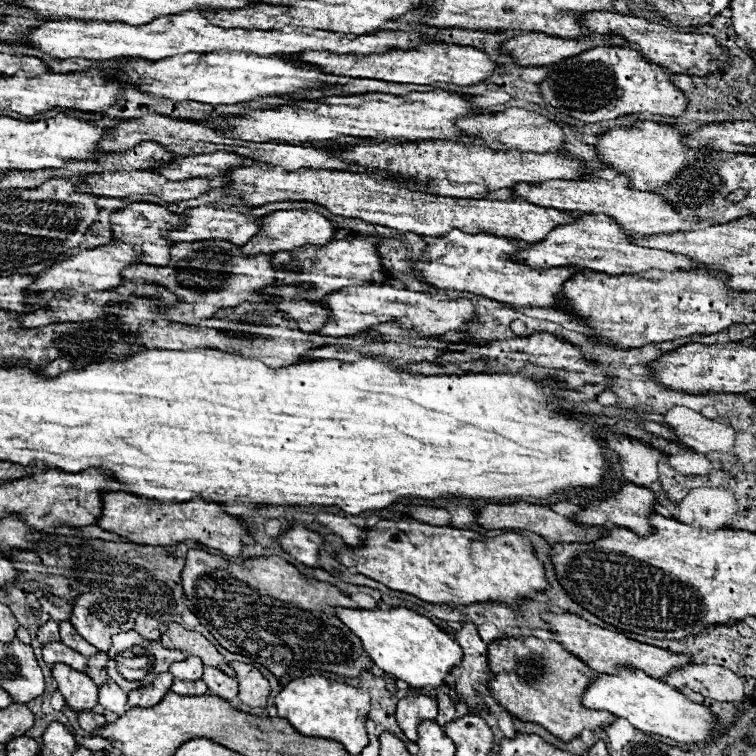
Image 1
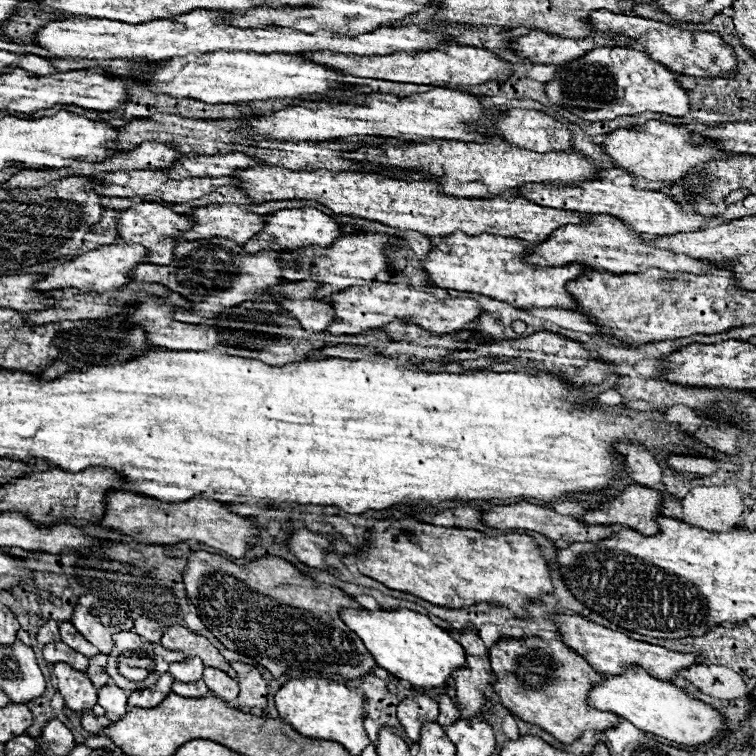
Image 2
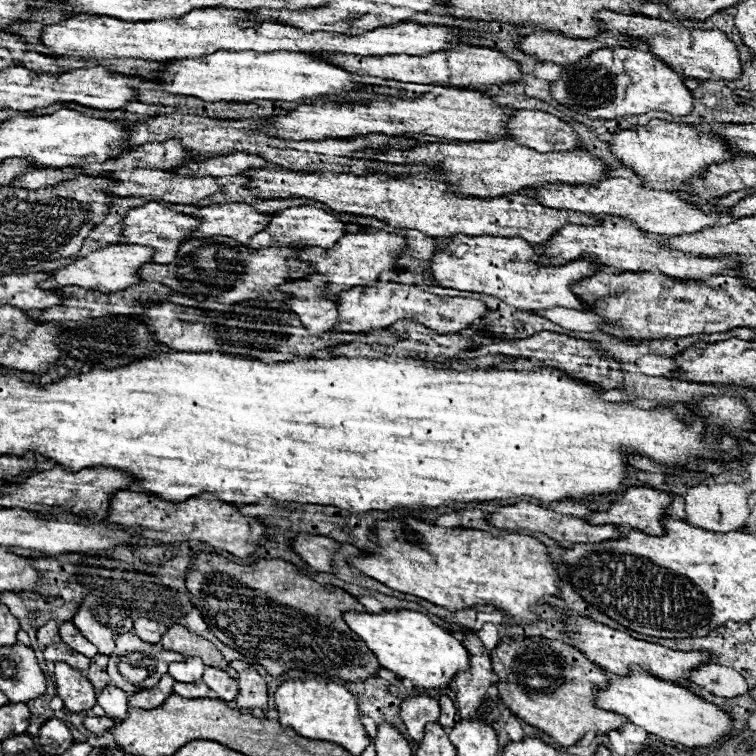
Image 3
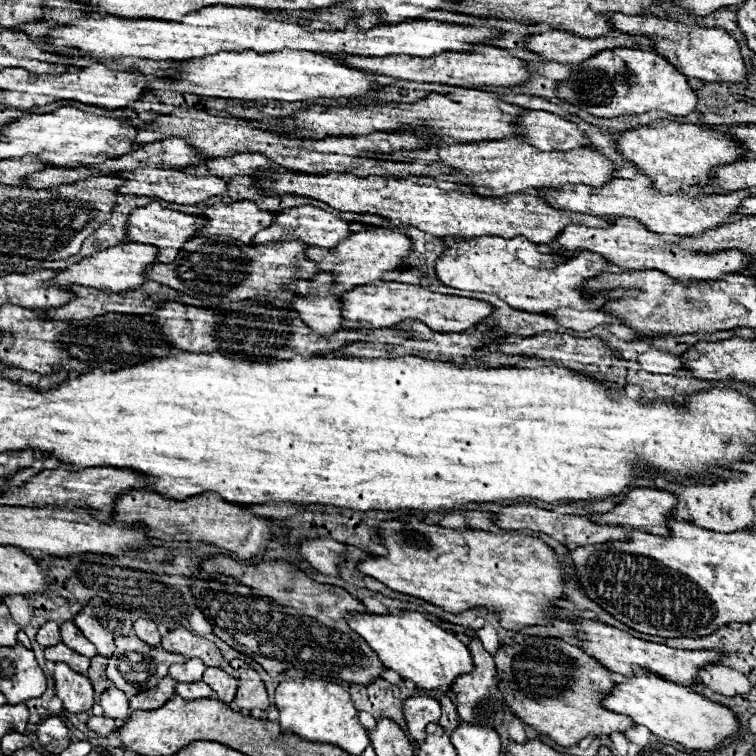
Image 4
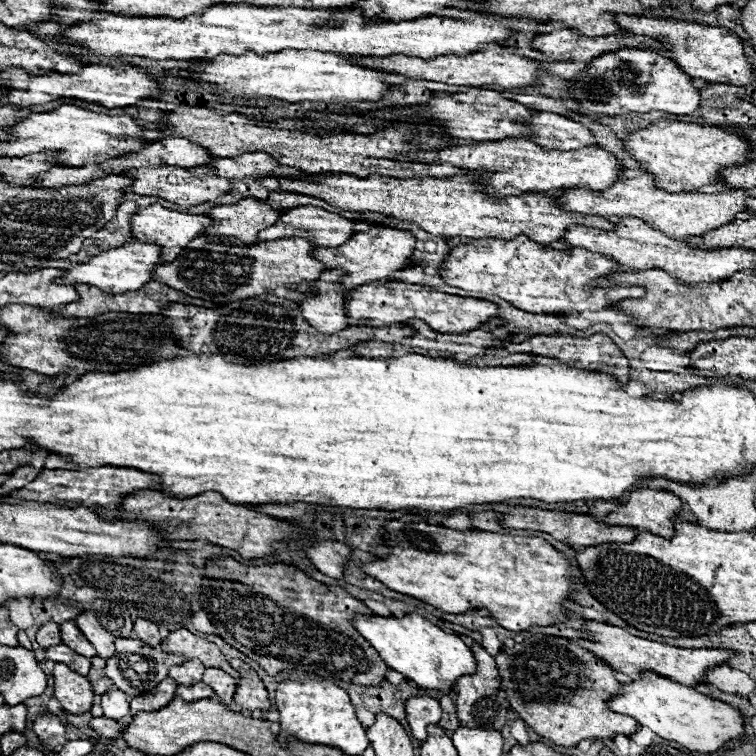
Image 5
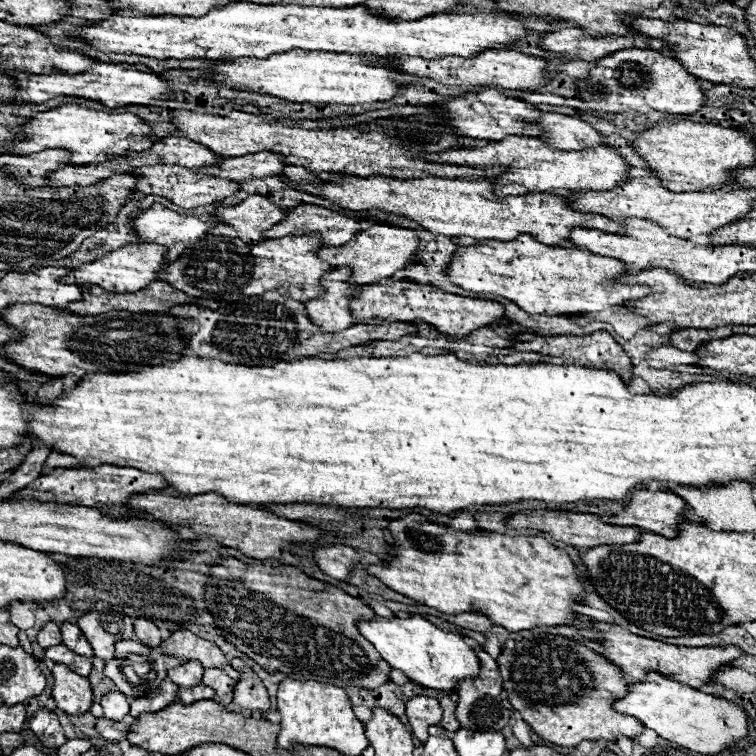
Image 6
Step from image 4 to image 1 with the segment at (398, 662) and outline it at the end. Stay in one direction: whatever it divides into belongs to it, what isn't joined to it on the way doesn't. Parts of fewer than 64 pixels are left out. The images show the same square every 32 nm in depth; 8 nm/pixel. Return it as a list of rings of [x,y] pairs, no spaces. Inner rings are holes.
[[[338,606],[336,614],[362,640],[366,654],[380,670],[396,680],[404,680],[412,688],[442,686],[450,668],[462,662],[462,648],[452,640],[452,636],[408,608],[362,610]]]

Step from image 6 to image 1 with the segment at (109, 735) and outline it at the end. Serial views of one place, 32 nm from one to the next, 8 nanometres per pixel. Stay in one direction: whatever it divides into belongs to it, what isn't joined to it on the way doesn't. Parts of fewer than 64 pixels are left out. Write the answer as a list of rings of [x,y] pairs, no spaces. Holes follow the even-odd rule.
[[[92,710],[88,712],[80,712],[78,714],[78,724],[86,730],[86,732],[94,732],[94,728],[100,728],[106,724],[106,718],[102,714],[96,714]]]

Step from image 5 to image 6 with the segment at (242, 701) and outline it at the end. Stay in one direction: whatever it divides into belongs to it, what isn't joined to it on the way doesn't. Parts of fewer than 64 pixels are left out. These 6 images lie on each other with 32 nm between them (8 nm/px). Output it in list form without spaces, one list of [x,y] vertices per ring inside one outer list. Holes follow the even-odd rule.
[[[240,658],[232,660],[232,666],[242,672],[236,690],[234,690],[234,704],[246,710],[268,710],[270,708],[270,698],[266,692],[266,686],[258,678],[258,674],[246,666]]]

